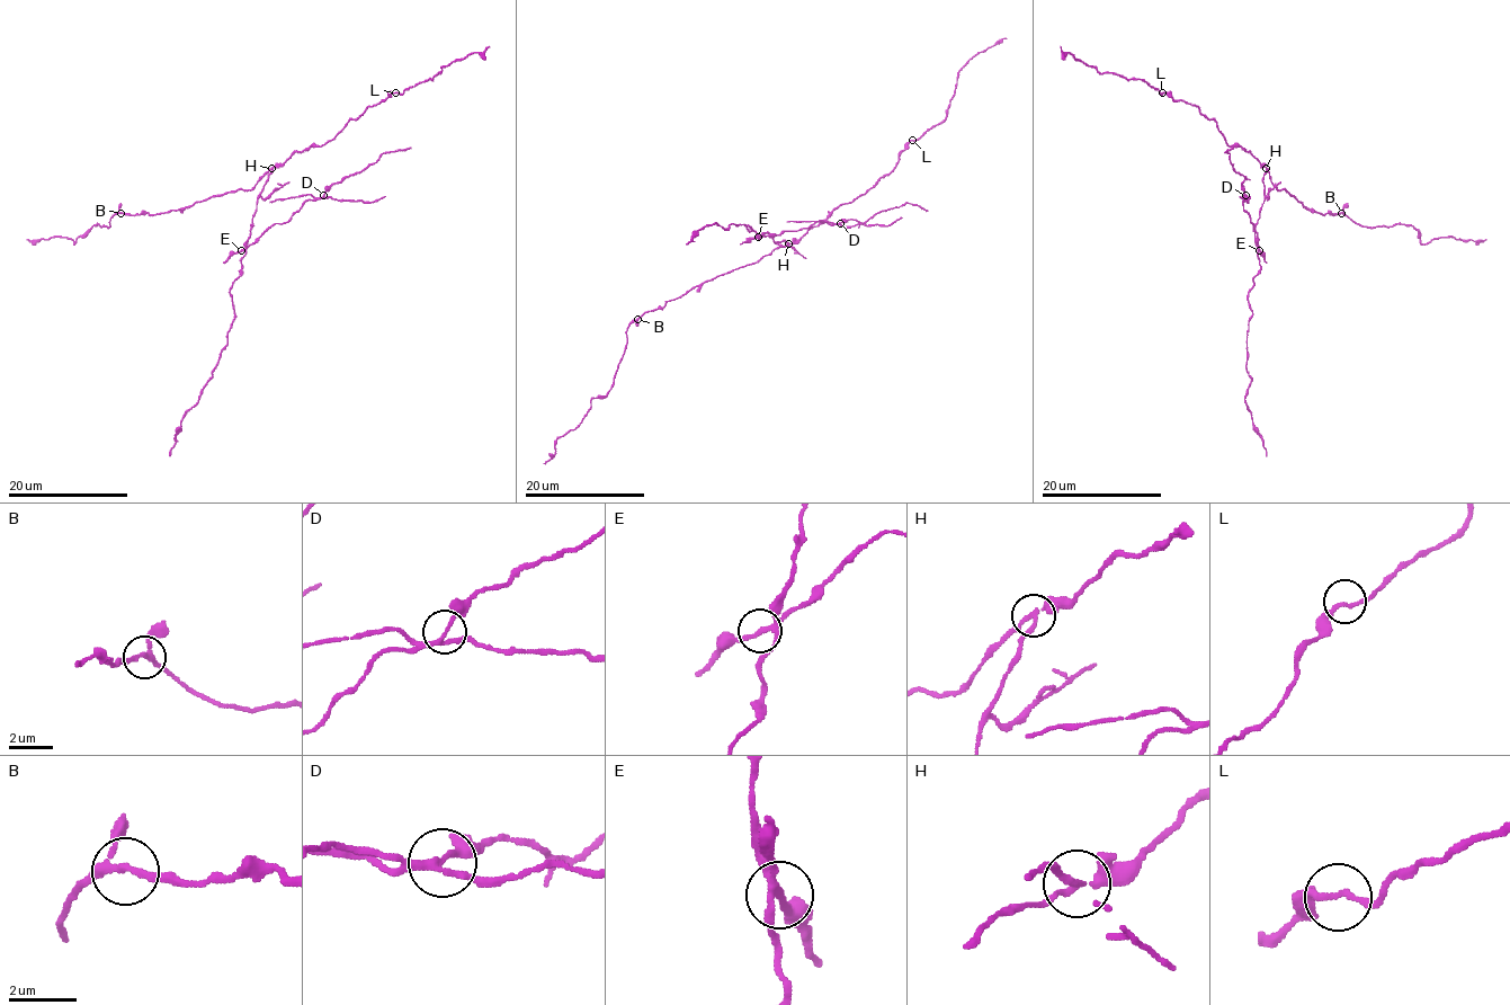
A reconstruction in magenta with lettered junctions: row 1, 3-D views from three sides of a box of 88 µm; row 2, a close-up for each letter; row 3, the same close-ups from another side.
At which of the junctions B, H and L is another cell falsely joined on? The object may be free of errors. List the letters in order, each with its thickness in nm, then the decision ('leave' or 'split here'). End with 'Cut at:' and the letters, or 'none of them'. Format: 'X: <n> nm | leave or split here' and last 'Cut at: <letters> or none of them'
B: 200 nm | leave
H: 190 nm | split here
L: 180 nm | leave
Cut at: H

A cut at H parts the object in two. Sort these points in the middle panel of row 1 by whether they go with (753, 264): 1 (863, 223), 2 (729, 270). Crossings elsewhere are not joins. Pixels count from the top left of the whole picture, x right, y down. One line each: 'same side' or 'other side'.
1: other side
2: same side

